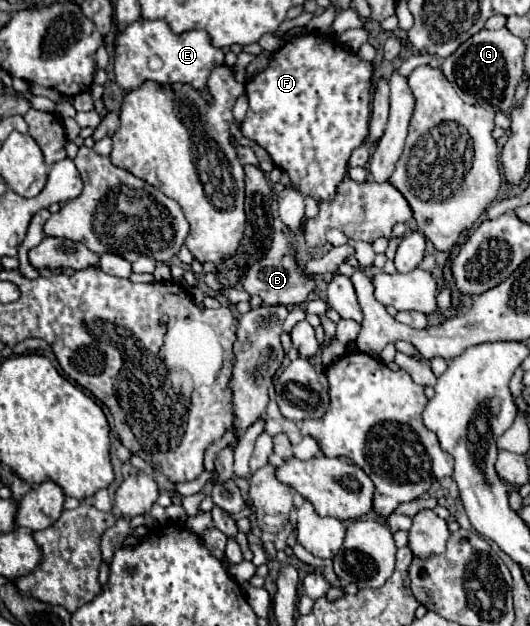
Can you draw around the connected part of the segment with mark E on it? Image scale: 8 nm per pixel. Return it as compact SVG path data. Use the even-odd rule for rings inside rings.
M140 18L140 20L128 24L124 30L116 32L114 74L116 74L116 82L124 90L138 88L144 80L154 80L158 84L184 82L184 84L192 84L194 88L200 88L200 92L204 92L204 96L210 100L210 96L206 94L206 80L208 80L212 68L220 66L220 64L224 64L224 52L220 48L214 48L210 44L210 40L208 40L208 34L200 32L200 30L190 30L190 32L184 32L184 34L174 34L164 20L144 20L144 18Z

